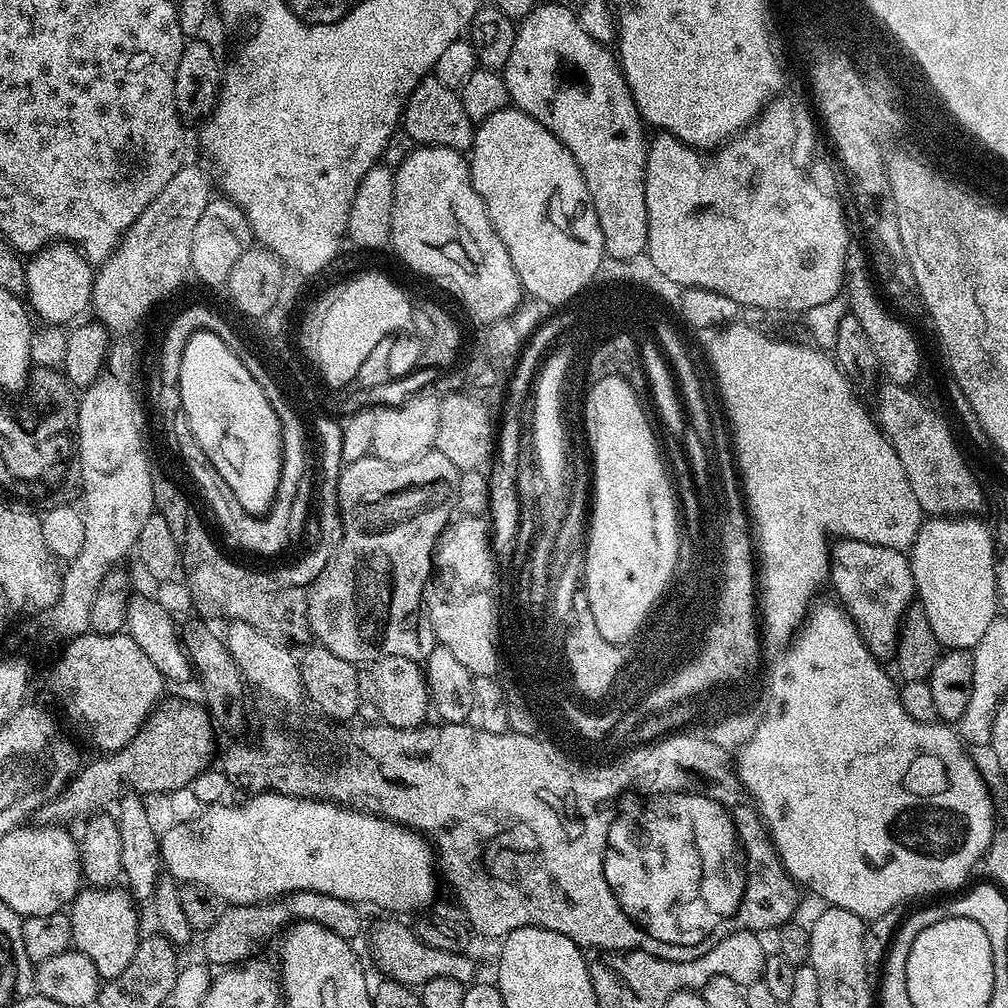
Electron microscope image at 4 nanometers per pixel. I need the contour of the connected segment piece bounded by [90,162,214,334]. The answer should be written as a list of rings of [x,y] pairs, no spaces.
[[[192,162],[185,163],[183,168],[166,182],[162,194],[142,210],[142,214],[130,226],[128,231],[120,237],[120,245],[110,254],[110,258],[99,265],[92,282],[91,311],[96,311],[95,319],[108,329],[109,333],[128,332],[137,327],[140,319],[147,317],[152,307],[159,300],[167,298],[171,292],[176,292],[184,284],[184,279],[189,279],[192,271],[190,246],[194,246],[194,230],[198,227],[198,218],[206,210],[209,200],[214,196],[214,184],[208,181],[208,176]]]

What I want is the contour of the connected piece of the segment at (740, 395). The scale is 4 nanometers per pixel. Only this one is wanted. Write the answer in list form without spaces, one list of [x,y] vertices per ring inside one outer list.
[[[731,324],[717,331],[712,345],[708,348],[708,360],[712,363],[712,372],[716,375],[716,384],[720,387],[720,396],[724,399],[724,408],[728,411],[728,420],[732,423],[730,439],[734,445],[734,459],[738,465],[739,479],[748,476],[748,480],[764,480],[764,484],[780,484],[780,488],[742,488],[742,496],[754,525],[754,540],[758,545],[758,612],[762,617],[762,636],[776,647],[783,649],[795,637],[799,627],[804,623],[810,605],[817,599],[816,591],[827,585],[830,580],[830,539],[861,540],[887,548],[911,549],[912,543],[919,534],[920,525],[926,520],[926,513],[918,506],[918,498],[914,498],[914,490],[910,490],[910,478],[906,478],[906,470],[902,470],[902,462],[898,462],[898,454],[894,446],[884,435],[880,425],[876,423],[873,413],[860,405],[853,385],[847,376],[840,371],[840,365],[827,351],[821,351],[811,343],[795,344],[792,340],[775,340],[767,336],[764,330],[750,325]]]

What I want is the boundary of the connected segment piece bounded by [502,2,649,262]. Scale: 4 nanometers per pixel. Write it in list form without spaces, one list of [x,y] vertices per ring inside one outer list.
[[[540,2],[526,19],[516,24],[514,50],[510,50],[502,75],[509,101],[520,111],[530,114],[530,118],[542,122],[542,126],[574,154],[574,162],[578,170],[582,170],[582,178],[586,178],[586,190],[590,190],[602,226],[605,253],[617,262],[632,260],[639,252],[641,255],[648,247],[646,162],[649,141],[646,136],[644,140],[646,125],[640,119],[640,111],[613,49],[590,38],[590,34],[582,30],[579,15],[573,9],[571,12],[564,4]]]

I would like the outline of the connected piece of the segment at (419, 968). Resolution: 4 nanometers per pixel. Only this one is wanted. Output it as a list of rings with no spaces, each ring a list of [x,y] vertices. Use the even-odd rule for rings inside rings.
[[[380,924],[372,932],[372,956],[383,975],[399,984],[421,986],[434,978],[454,978],[467,986],[477,979],[478,964],[471,955],[450,950],[435,949],[416,936],[411,927],[404,924]]]

